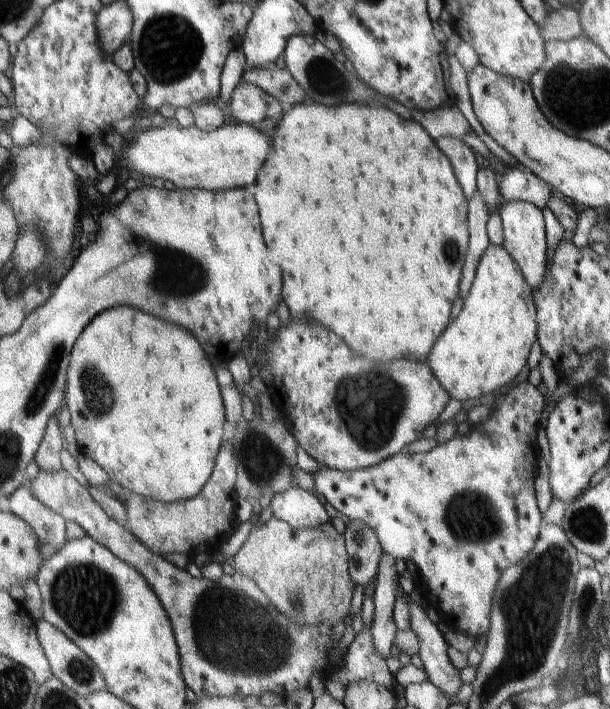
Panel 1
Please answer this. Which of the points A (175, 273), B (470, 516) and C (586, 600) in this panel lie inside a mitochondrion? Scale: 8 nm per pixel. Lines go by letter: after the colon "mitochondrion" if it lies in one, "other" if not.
A: mitochondrion
B: mitochondrion
C: mitochondrion

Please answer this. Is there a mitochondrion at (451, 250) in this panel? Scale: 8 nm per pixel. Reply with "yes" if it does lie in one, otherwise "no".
yes

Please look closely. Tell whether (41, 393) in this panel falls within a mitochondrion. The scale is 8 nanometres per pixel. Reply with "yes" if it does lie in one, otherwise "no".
yes

